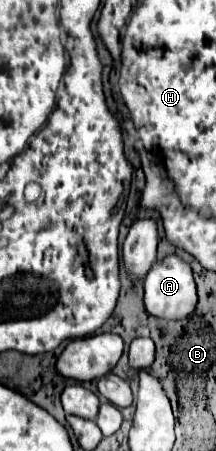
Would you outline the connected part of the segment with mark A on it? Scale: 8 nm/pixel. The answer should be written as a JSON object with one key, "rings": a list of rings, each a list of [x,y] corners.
{"rings":[[[168,255],[162,263],[156,263],[152,271],[144,279],[144,305],[146,311],[154,317],[160,319],[170,319],[170,321],[180,321],[186,319],[198,303],[196,295],[196,283],[192,277],[192,269],[186,261],[182,261],[176,255]]]}

